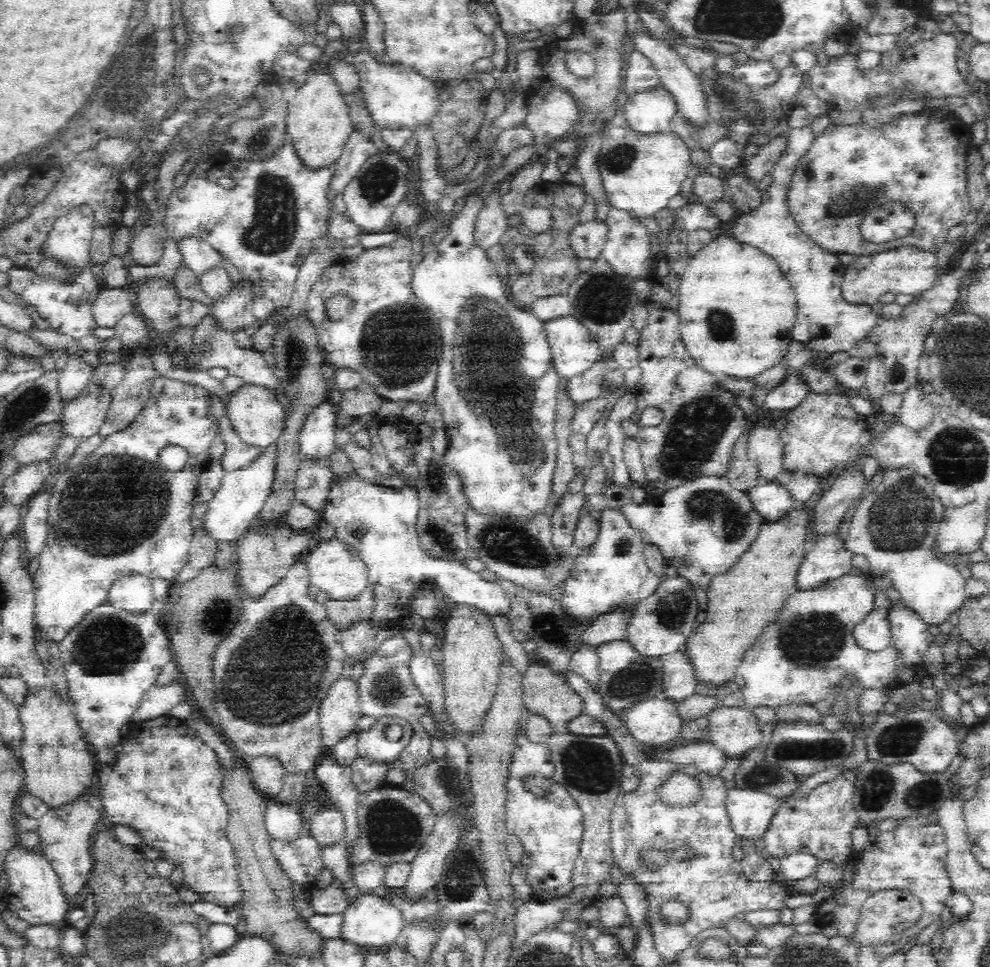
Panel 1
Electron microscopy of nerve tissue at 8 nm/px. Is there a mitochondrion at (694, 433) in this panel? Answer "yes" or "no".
yes

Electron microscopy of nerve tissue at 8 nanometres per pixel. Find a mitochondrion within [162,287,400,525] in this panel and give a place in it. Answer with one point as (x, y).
(297, 355)

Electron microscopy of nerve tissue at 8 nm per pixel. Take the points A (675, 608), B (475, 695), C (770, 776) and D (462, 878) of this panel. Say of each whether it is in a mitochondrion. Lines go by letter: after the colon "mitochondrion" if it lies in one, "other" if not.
A: mitochondrion
B: other
C: mitochondrion
D: mitochondrion

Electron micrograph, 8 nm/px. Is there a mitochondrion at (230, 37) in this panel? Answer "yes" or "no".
yes

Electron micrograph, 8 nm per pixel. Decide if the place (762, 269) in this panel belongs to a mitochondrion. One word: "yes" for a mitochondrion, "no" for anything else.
no

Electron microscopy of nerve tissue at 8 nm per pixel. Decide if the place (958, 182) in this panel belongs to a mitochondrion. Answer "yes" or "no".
no

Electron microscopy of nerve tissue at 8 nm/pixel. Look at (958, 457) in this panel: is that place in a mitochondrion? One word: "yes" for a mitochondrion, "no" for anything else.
yes

